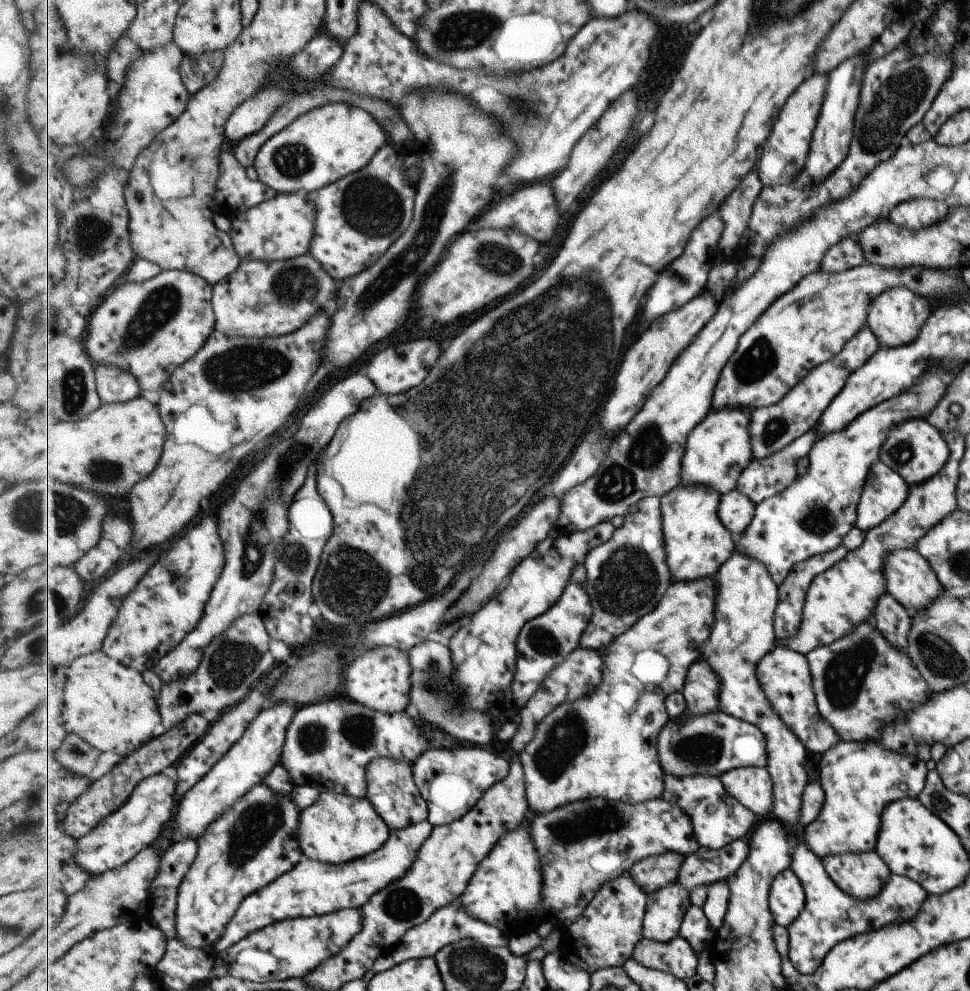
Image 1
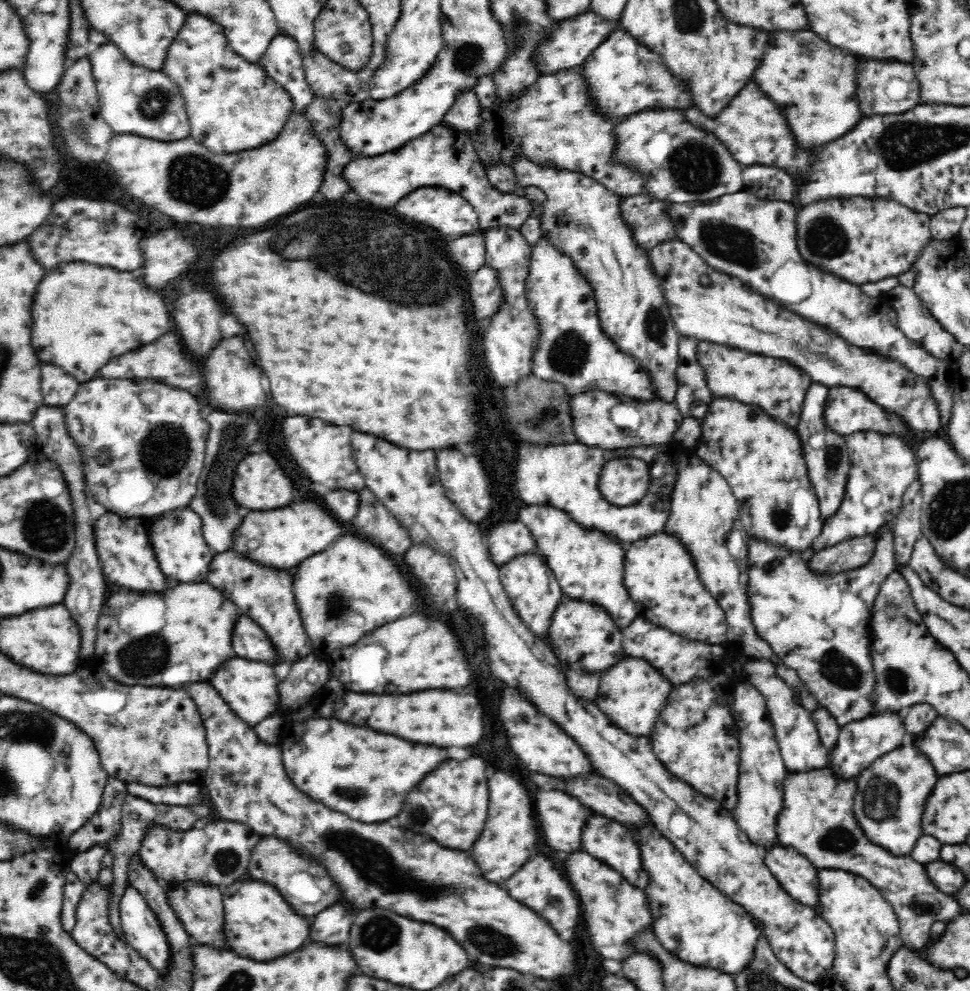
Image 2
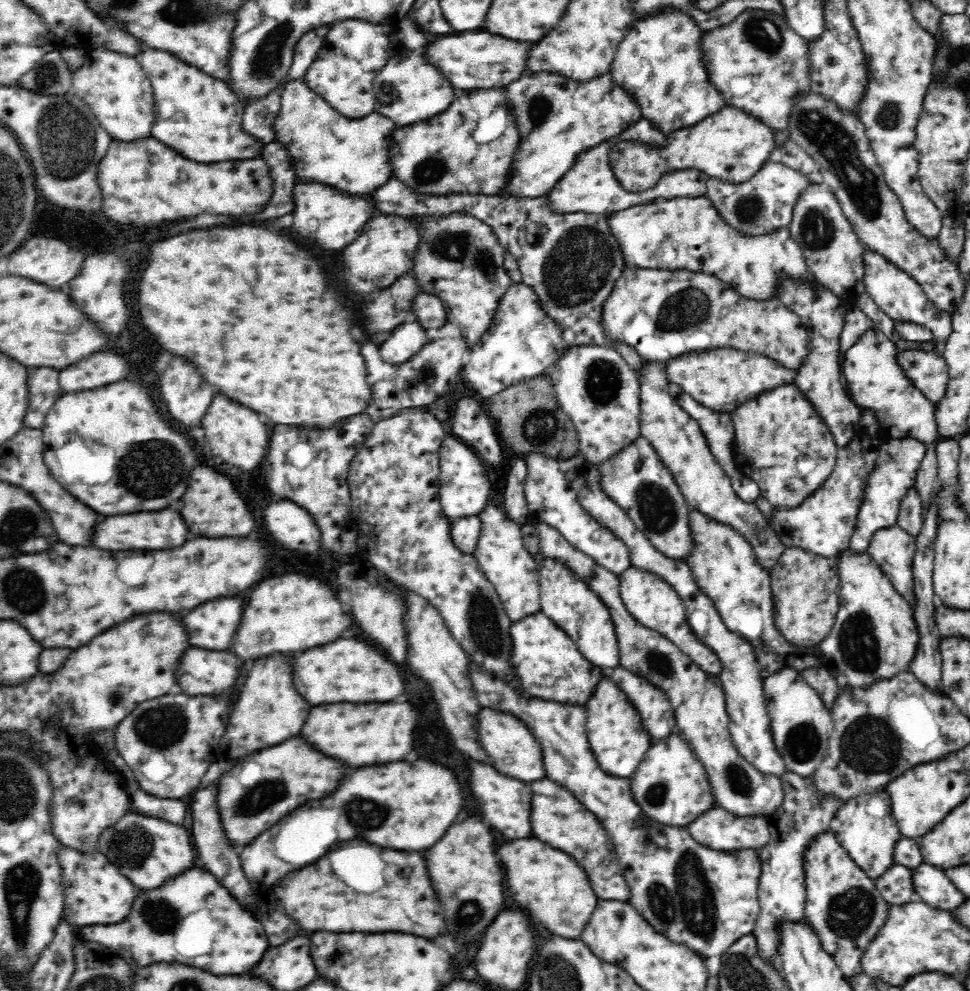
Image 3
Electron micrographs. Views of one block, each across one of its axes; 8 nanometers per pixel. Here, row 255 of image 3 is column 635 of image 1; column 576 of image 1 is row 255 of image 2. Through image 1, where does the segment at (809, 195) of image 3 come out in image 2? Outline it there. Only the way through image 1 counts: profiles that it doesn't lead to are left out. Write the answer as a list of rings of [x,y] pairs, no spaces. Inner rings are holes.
[[[846,197],[812,201],[811,203],[805,204],[802,210],[797,212],[798,248],[803,260],[815,270],[829,272],[834,277],[840,278],[840,280],[845,280],[850,284],[859,286],[861,284],[866,284],[866,282],[876,282],[889,276],[900,276],[900,274],[904,274],[904,272],[913,268],[918,260],[918,256],[922,254],[922,250],[927,249],[932,239],[930,219],[931,215],[929,214],[912,210],[907,206],[902,206],[899,202],[880,197]]]

